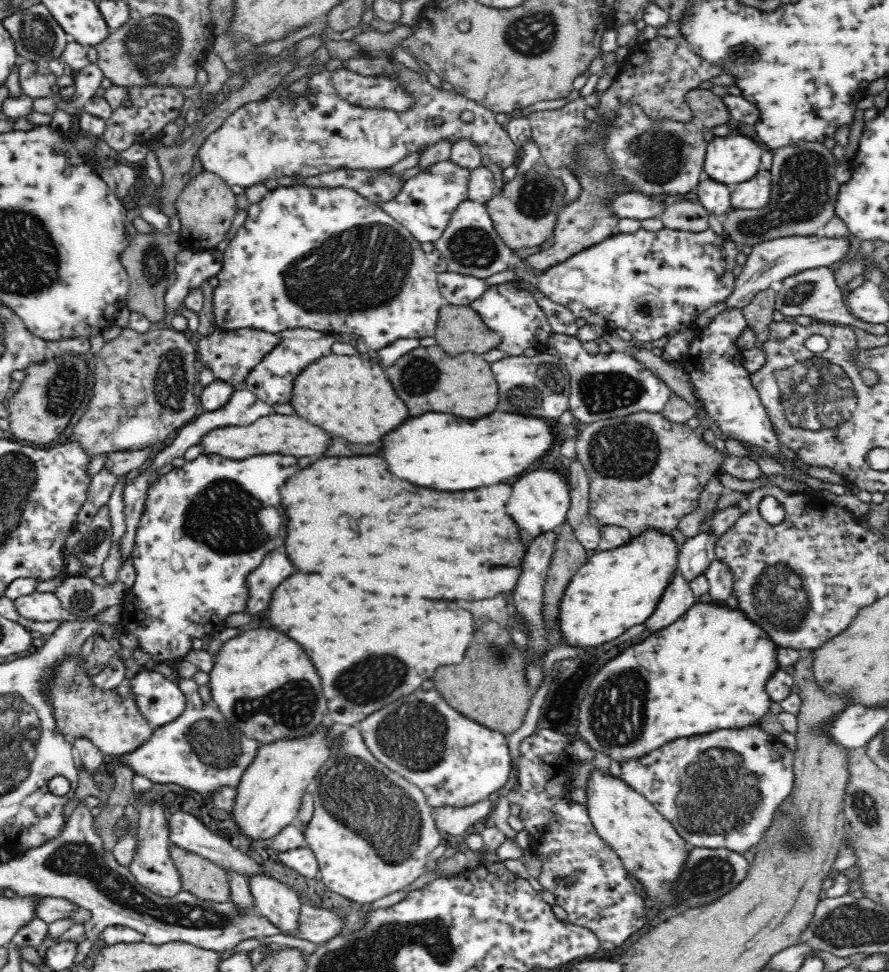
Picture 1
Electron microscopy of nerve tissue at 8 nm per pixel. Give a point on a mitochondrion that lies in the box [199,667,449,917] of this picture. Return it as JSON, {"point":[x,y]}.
{"point":[353,793]}

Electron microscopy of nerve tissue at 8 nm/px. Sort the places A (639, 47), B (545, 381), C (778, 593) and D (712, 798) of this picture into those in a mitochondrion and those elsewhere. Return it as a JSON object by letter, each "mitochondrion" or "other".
{"A":"other","B":"mitochondrion","C":"mitochondrion","D":"mitochondrion"}

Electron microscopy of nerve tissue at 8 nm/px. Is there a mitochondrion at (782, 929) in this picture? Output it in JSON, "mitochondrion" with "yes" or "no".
{"mitochondrion":"no"}

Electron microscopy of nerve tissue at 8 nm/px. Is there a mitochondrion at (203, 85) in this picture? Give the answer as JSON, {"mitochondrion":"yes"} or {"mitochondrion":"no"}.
{"mitochondrion":"no"}

